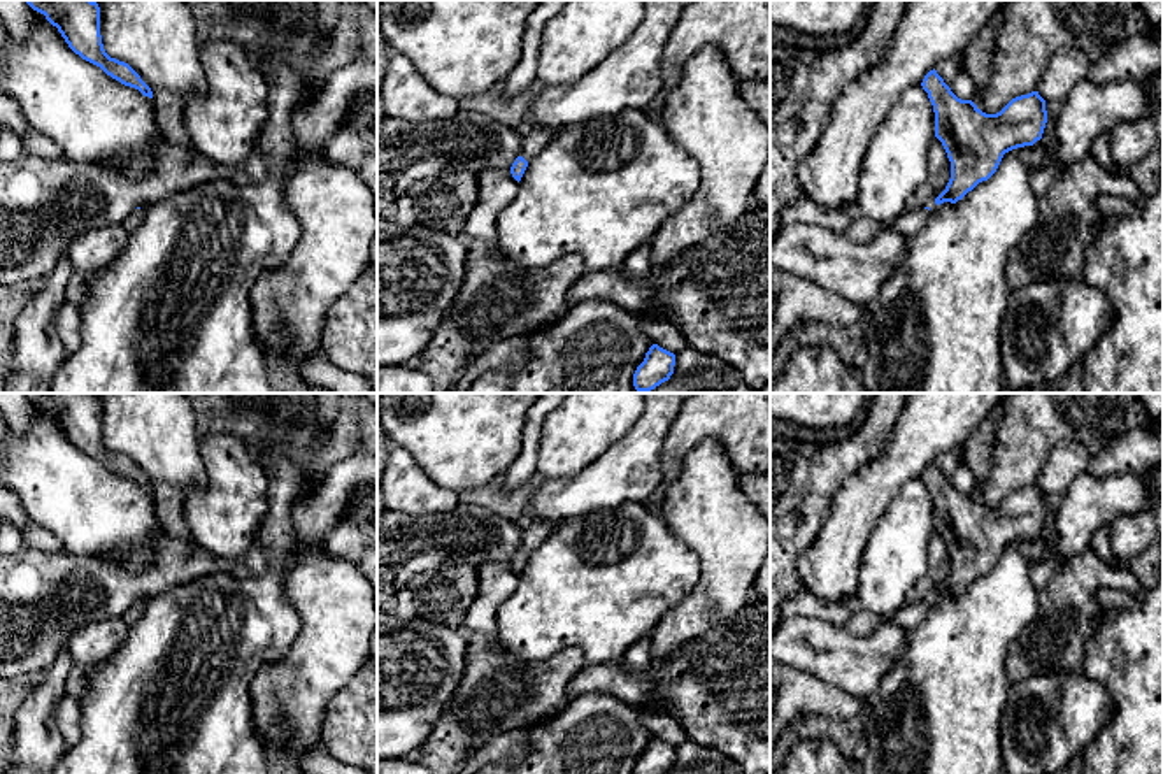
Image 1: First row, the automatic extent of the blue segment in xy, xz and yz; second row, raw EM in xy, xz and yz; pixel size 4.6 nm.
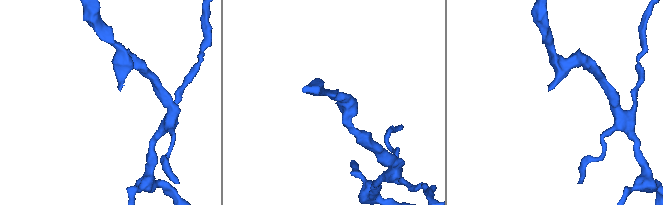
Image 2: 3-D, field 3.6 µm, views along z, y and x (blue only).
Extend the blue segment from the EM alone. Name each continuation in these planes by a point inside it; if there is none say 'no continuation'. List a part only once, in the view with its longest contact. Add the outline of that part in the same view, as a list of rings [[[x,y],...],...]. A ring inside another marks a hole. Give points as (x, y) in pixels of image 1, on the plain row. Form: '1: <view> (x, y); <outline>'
1: xz (535, 532); [[[542,518],[524,523],[519,549],[530,556],[537,548],[542,546],[553,528],[554,525]]]

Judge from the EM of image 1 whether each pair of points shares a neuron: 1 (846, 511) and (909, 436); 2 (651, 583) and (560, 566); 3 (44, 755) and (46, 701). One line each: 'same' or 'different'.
1: same
2: same
3: same

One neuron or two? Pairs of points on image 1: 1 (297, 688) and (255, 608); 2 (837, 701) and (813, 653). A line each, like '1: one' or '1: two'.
1: two
2: two

